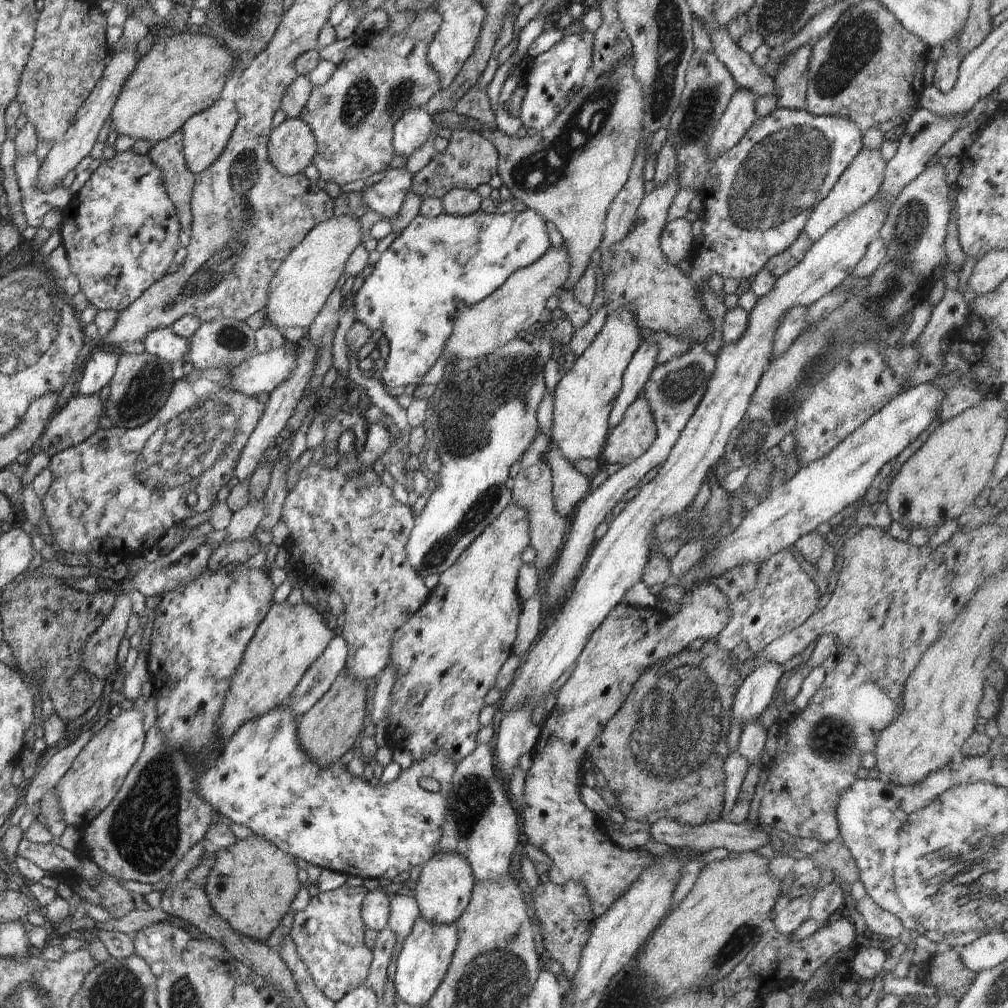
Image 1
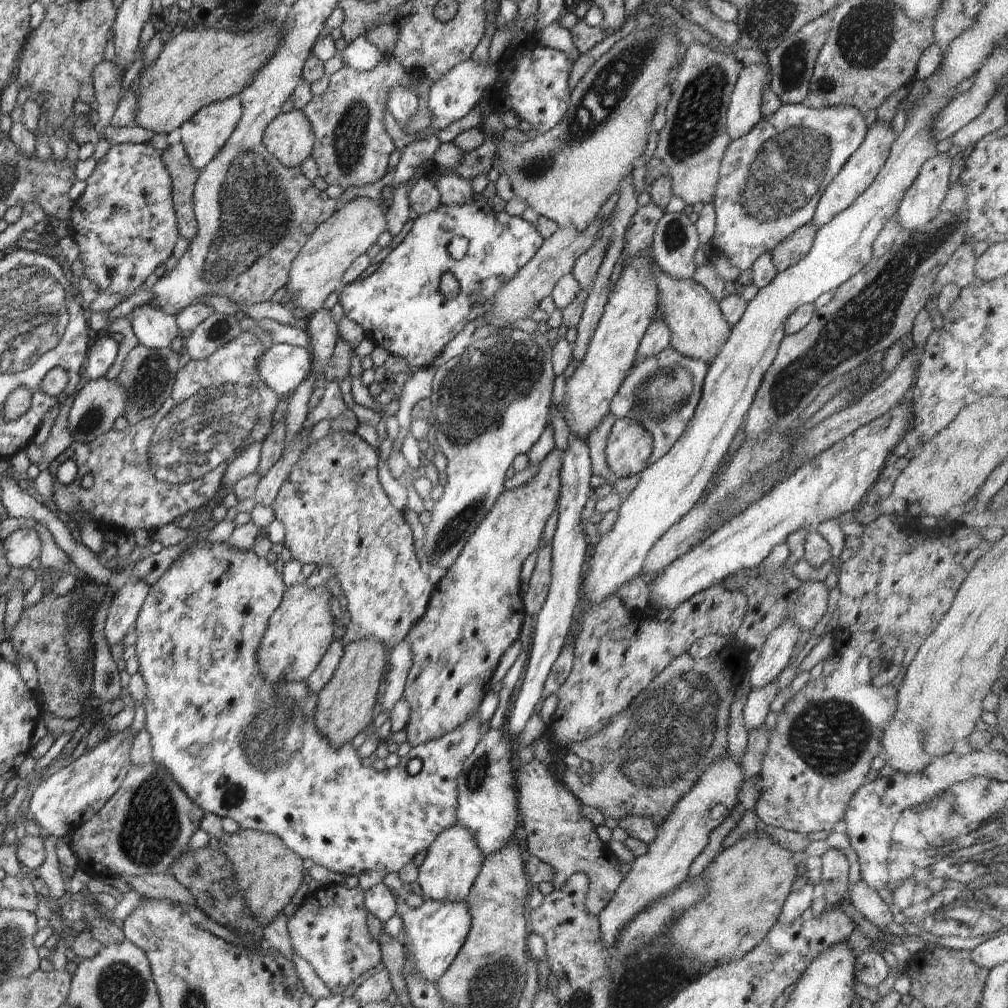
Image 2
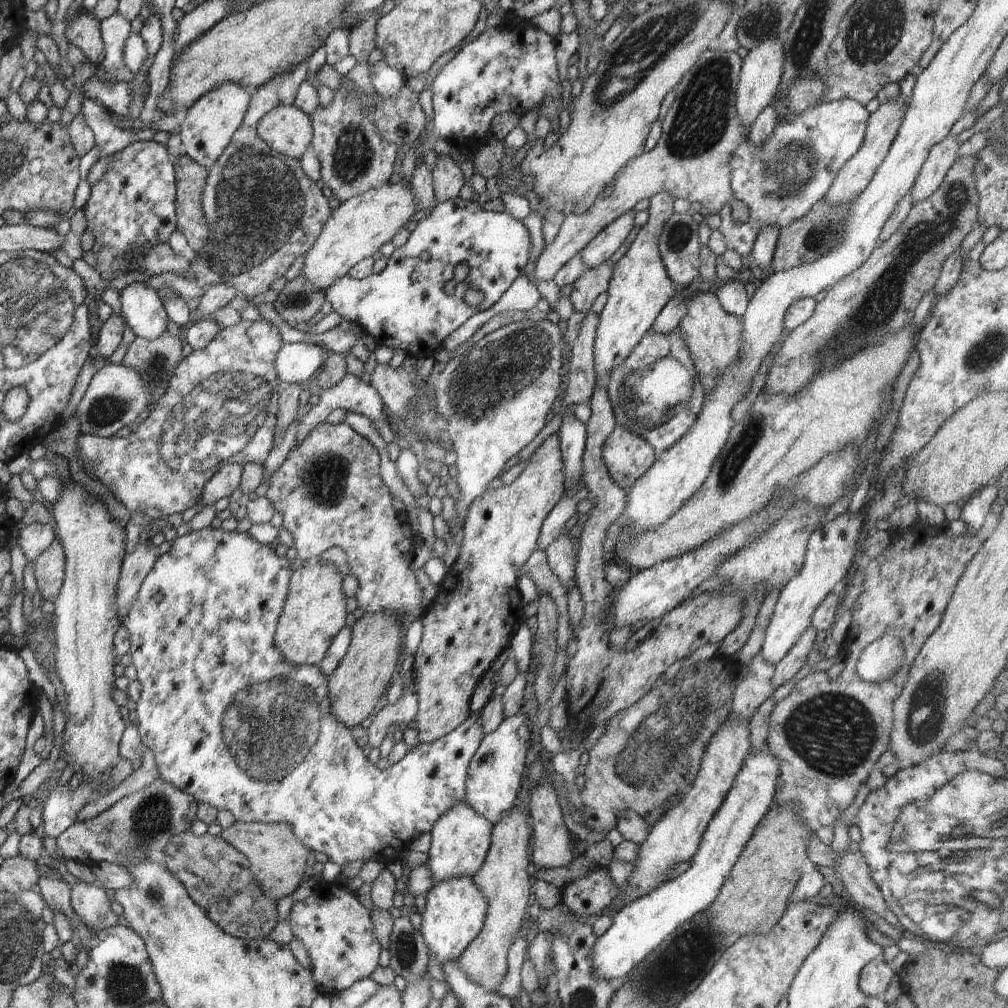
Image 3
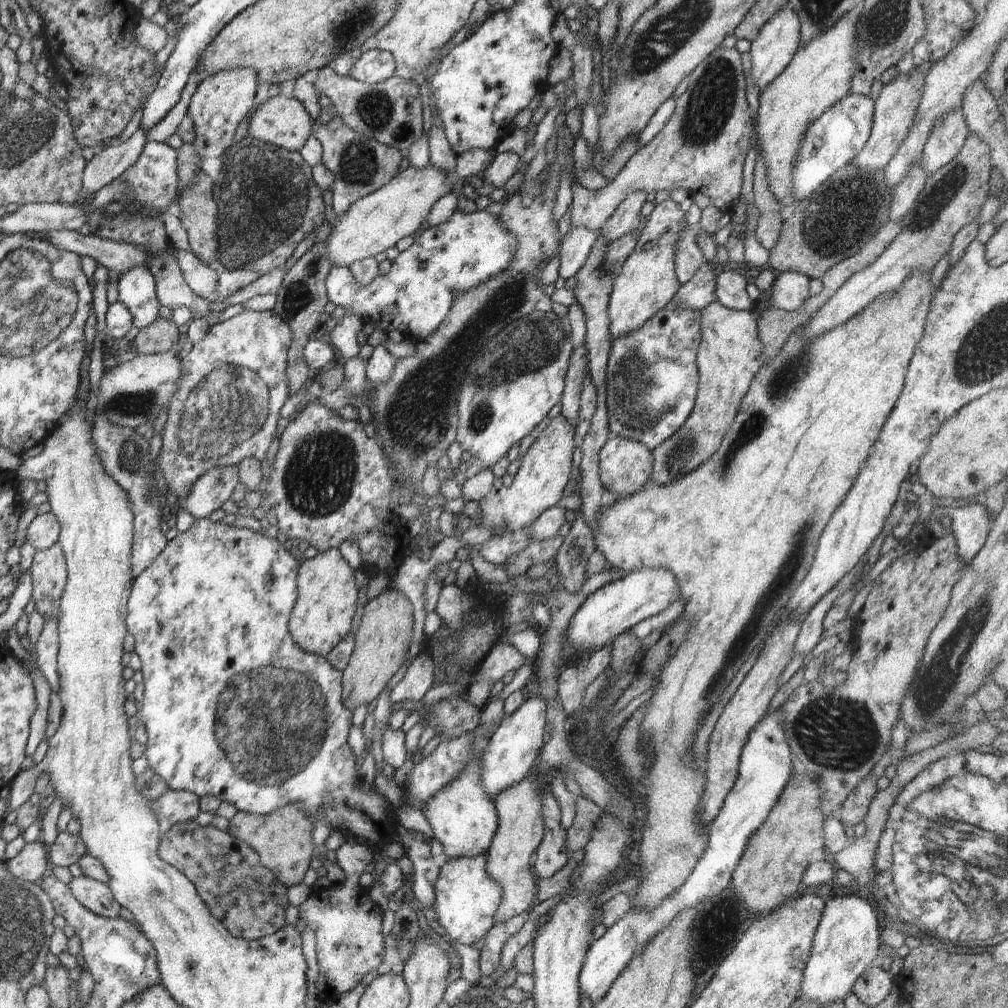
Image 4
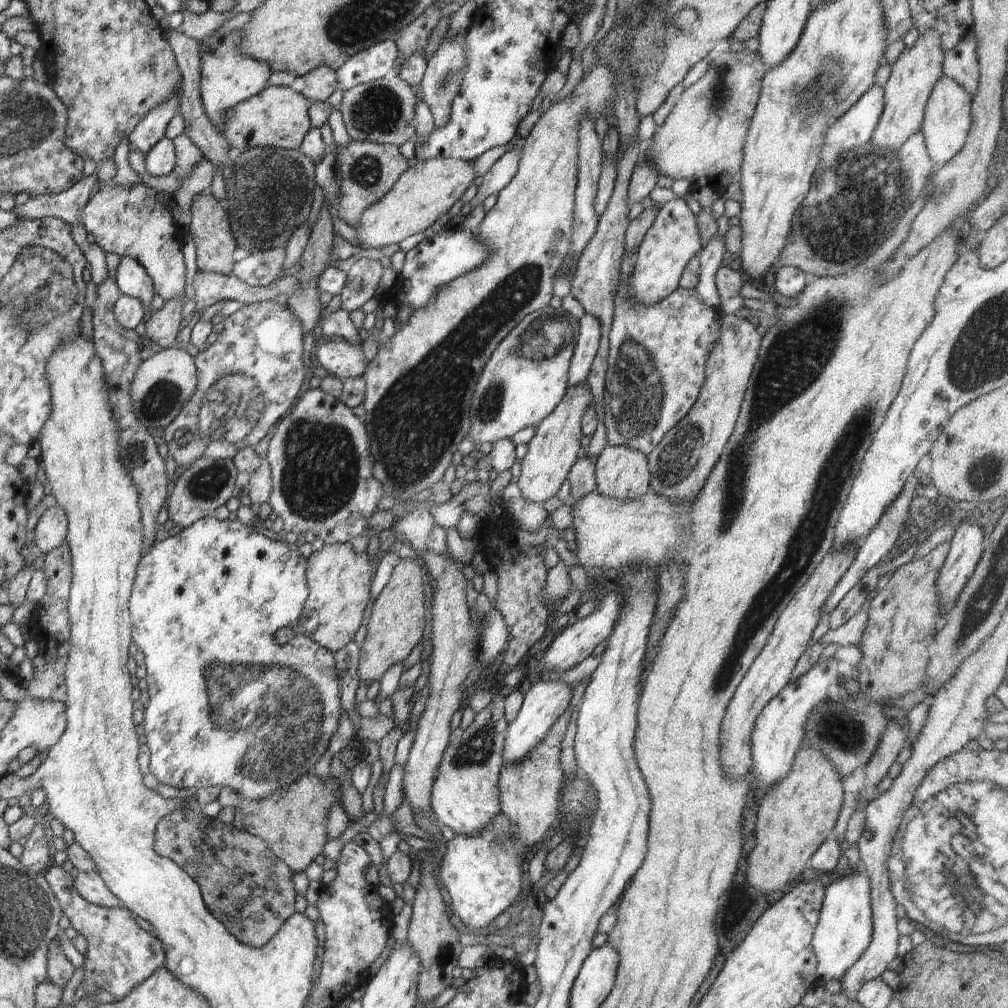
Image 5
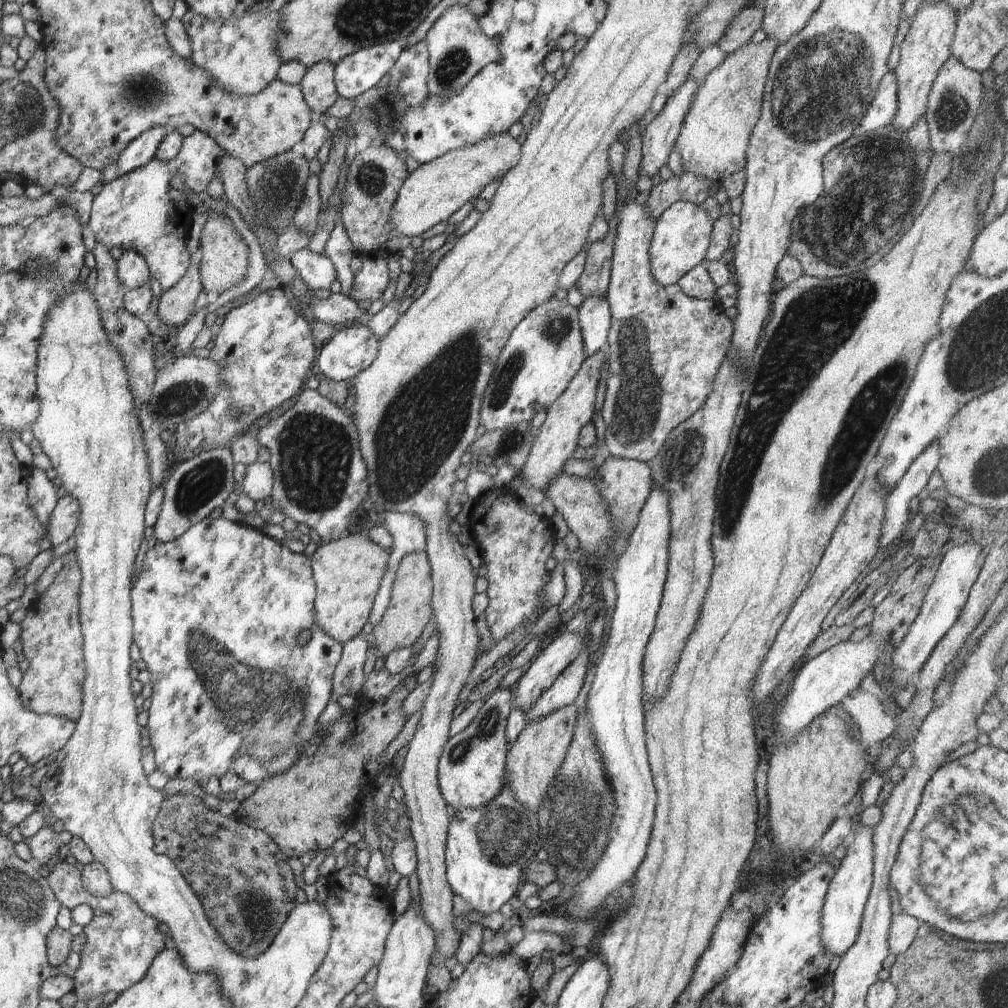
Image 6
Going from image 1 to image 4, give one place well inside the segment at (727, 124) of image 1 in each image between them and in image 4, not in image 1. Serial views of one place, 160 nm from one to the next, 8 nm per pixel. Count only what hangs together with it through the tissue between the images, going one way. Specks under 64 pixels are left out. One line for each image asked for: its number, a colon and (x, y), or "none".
2: (744, 111)
3: (761, 70)
4: (778, 40)

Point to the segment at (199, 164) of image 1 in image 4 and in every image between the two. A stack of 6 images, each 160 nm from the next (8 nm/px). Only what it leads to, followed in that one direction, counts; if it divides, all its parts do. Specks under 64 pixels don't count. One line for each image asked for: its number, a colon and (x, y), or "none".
2: (205, 133)
3: (206, 128)
4: (221, 101)

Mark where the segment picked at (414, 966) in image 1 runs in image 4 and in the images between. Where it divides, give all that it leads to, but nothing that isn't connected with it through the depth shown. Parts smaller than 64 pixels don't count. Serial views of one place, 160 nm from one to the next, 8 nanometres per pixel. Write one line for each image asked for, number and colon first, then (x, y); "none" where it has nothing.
2: (436, 931)
3: (455, 911)
4: (466, 898)

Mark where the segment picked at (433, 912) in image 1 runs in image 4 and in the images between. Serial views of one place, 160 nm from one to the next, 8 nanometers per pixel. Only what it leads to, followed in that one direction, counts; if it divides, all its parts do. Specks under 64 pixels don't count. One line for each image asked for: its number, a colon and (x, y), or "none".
2: (452, 862)
3: (460, 838)
4: (462, 817)

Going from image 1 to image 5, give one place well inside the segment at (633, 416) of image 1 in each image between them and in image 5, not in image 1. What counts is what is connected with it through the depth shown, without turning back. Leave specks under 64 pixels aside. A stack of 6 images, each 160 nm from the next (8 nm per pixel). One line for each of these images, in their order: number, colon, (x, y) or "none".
2: (629, 446)
3: (628, 456)
4: (625, 466)
5: (623, 473)

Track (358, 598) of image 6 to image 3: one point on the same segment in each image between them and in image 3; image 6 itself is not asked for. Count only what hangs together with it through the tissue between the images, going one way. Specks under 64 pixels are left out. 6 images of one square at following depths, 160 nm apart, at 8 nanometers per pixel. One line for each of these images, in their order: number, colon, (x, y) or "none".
3: (314, 613)
4: (322, 617)
5: (338, 579)

